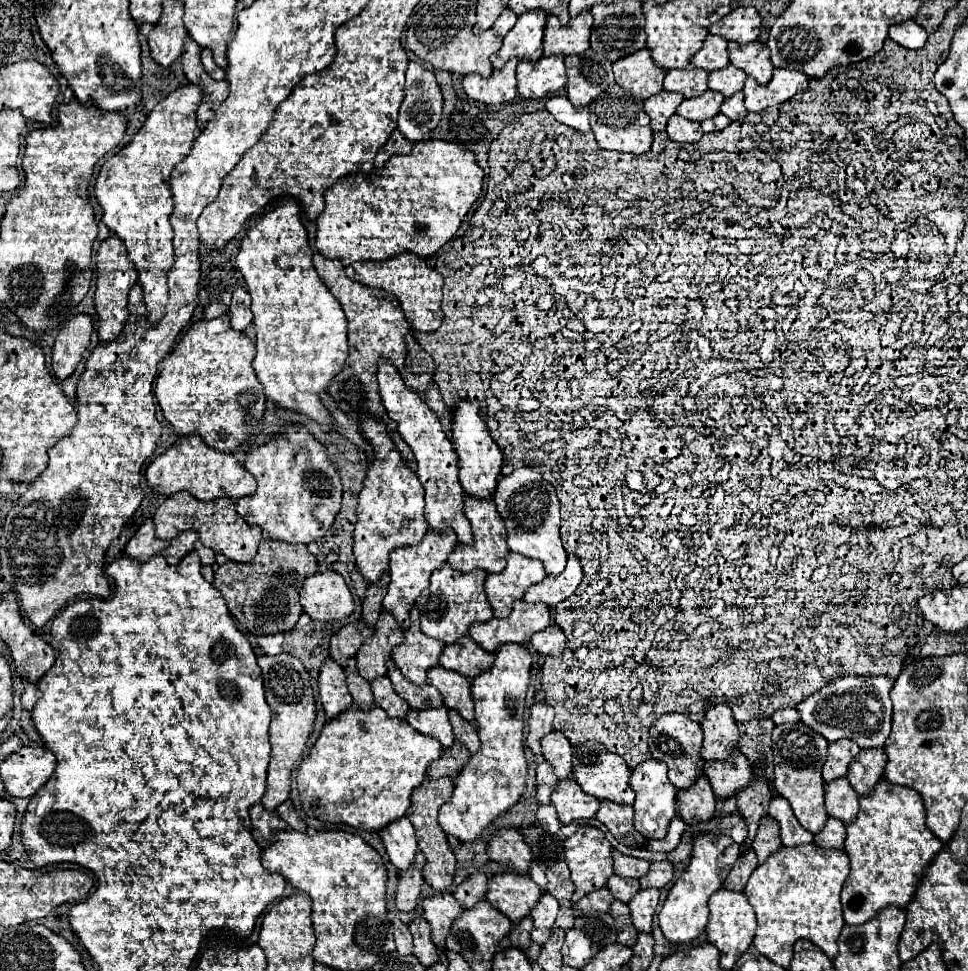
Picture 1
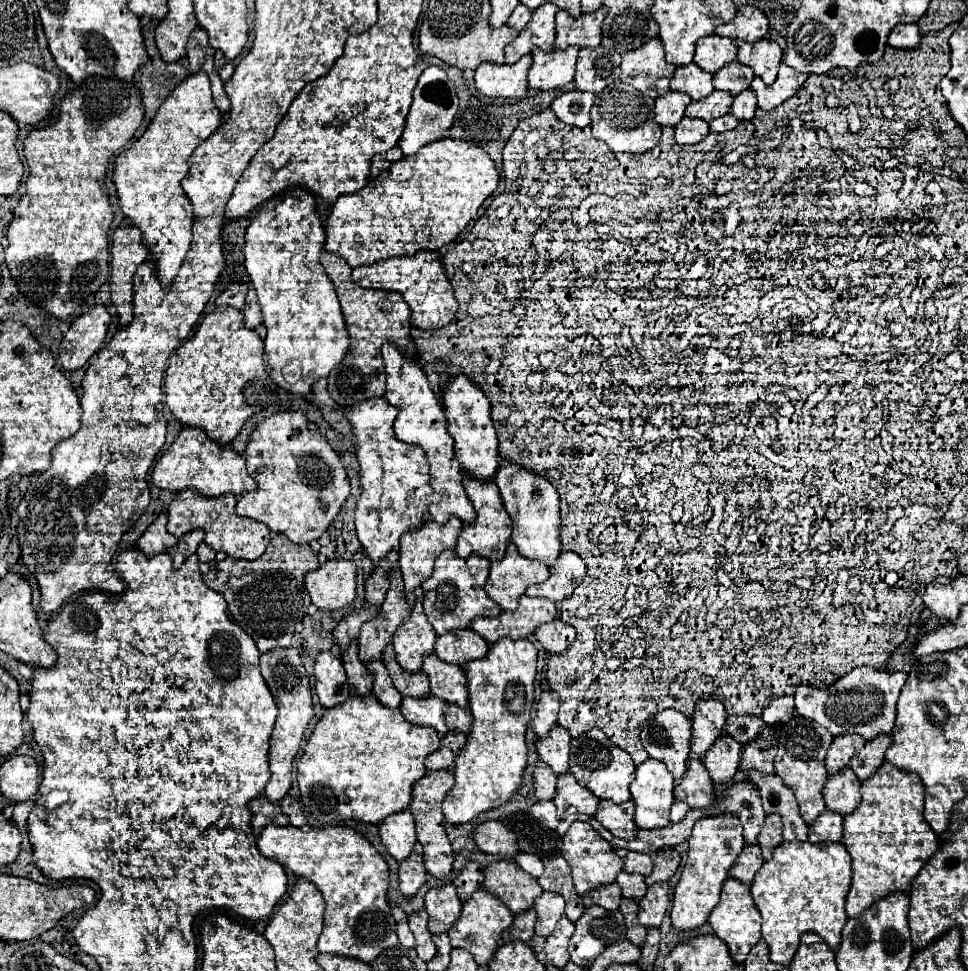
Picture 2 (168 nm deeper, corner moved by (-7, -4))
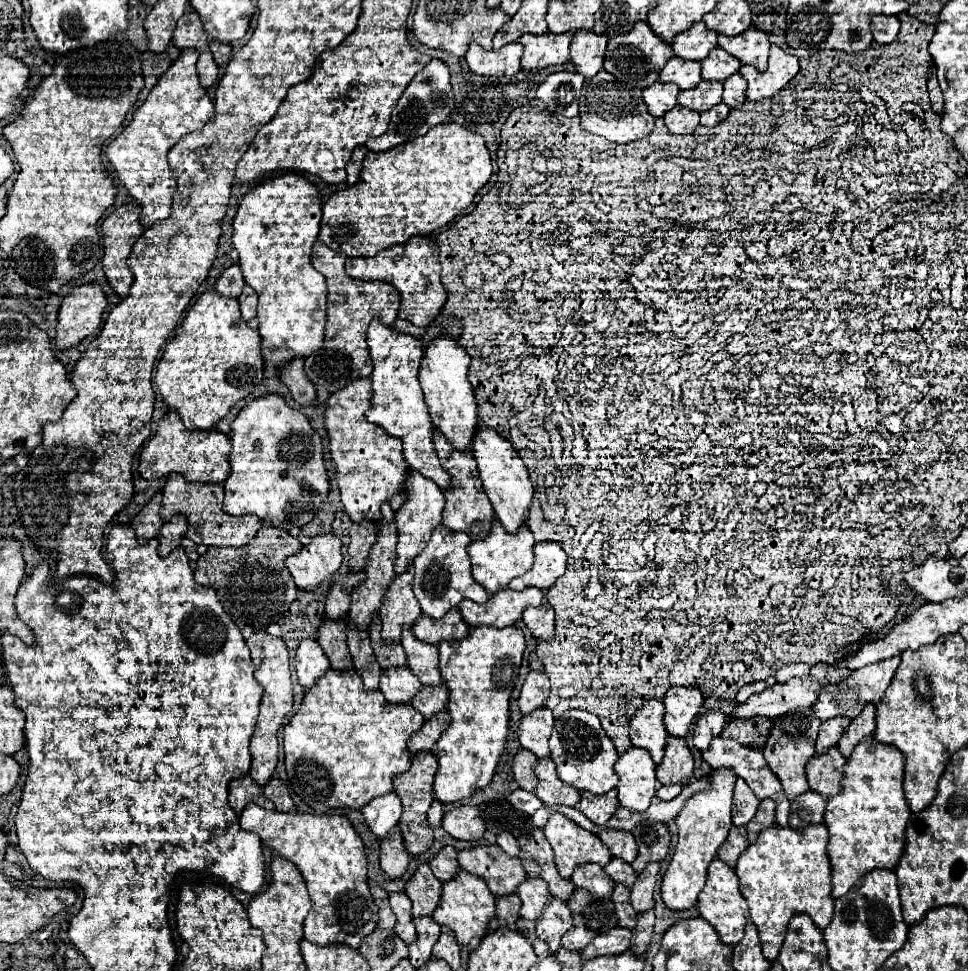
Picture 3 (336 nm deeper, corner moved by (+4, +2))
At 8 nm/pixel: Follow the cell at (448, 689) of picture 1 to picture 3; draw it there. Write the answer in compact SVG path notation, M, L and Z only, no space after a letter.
M403 628L401 646L407 654L407 668L425 684L443 684L443 676L439 672L439 654L437 646L427 642L419 642L409 628Z

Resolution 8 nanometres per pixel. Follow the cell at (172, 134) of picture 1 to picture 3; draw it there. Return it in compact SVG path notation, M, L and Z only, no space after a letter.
M183 50L177 62L159 78L155 88L145 98L143 106L133 114L129 126L109 142L105 154L113 164L121 184L127 188L129 196L141 206L141 224L149 228L159 218L171 214L171 202L177 188L175 174L167 162L167 152L177 144L177 140L189 132L201 130L213 114L213 102L207 96L207 90L201 88L195 62L197 50Z

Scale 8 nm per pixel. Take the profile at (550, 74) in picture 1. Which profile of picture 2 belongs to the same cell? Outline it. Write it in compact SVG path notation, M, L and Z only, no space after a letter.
M570 46L566 50L550 50L544 52L540 48L532 50L534 64L528 72L528 84L534 90L554 90L562 88L574 80L578 46Z

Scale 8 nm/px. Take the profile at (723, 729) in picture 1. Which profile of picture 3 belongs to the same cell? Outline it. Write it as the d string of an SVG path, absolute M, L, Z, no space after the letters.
M669 688L663 704L665 704L665 730L675 738L685 738L695 724L701 708L703 694L697 688Z

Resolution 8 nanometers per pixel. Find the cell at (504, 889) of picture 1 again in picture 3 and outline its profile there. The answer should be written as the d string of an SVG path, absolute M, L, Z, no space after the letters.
M497 844L461 850L459 866L471 874L481 876L497 898L515 894L519 884L527 880L521 860L505 854Z

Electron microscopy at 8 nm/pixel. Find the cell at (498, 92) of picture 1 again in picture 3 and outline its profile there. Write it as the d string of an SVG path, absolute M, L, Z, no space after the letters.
M511 42L501 50L483 50L479 44L471 44L465 56L471 72L481 72L481 76L495 78L513 78L521 66L519 60L523 56L523 46L519 42Z

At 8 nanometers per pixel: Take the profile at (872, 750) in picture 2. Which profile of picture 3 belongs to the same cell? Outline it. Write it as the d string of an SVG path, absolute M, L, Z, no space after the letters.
M867 704L863 708L863 712L851 720L851 724L847 726L847 732L843 732L837 748L841 750L841 754L845 758L851 756L851 752L855 750L855 746L867 738L867 736L873 736L873 730L875 730L875 706L873 704Z

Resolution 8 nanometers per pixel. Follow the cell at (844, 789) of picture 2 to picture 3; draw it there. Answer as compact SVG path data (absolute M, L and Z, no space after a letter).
M831 748L821 756L813 756L813 760L807 764L807 780L811 790L825 798L837 794L841 788L845 762L847 760L841 756L837 748Z

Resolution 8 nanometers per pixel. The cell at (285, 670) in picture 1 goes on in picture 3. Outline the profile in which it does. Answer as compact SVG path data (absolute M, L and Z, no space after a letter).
M255 632L247 640L247 648L251 650L251 660L255 664L255 680L265 690L263 700L261 700L257 726L255 726L255 732L251 736L251 746L249 746L251 758L253 758L249 776L259 786L265 786L271 780L275 766L277 766L277 750L279 750L277 732L283 726L285 718L293 710L293 684L291 684L291 670L289 670L289 654L287 654L287 646L285 646L283 638L269 636L267 632Z

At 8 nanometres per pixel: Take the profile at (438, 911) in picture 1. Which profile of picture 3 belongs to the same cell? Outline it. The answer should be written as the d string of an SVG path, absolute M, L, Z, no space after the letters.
M421 864L413 878L405 884L405 894L413 902L413 916L433 916L443 894L443 884L435 878L427 864Z

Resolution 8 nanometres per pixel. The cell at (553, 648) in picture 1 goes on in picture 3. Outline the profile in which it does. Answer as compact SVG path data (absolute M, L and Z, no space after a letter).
M549 604L537 606L537 608L525 608L523 622L529 628L529 632L539 640L551 640L555 636L555 618L553 608Z

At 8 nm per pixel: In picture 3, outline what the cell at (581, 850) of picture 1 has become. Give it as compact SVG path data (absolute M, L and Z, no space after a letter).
M551 814L543 832L555 852L555 864L563 878L571 878L577 866L589 862L607 866L611 860L609 848L595 834L583 830L563 814Z

